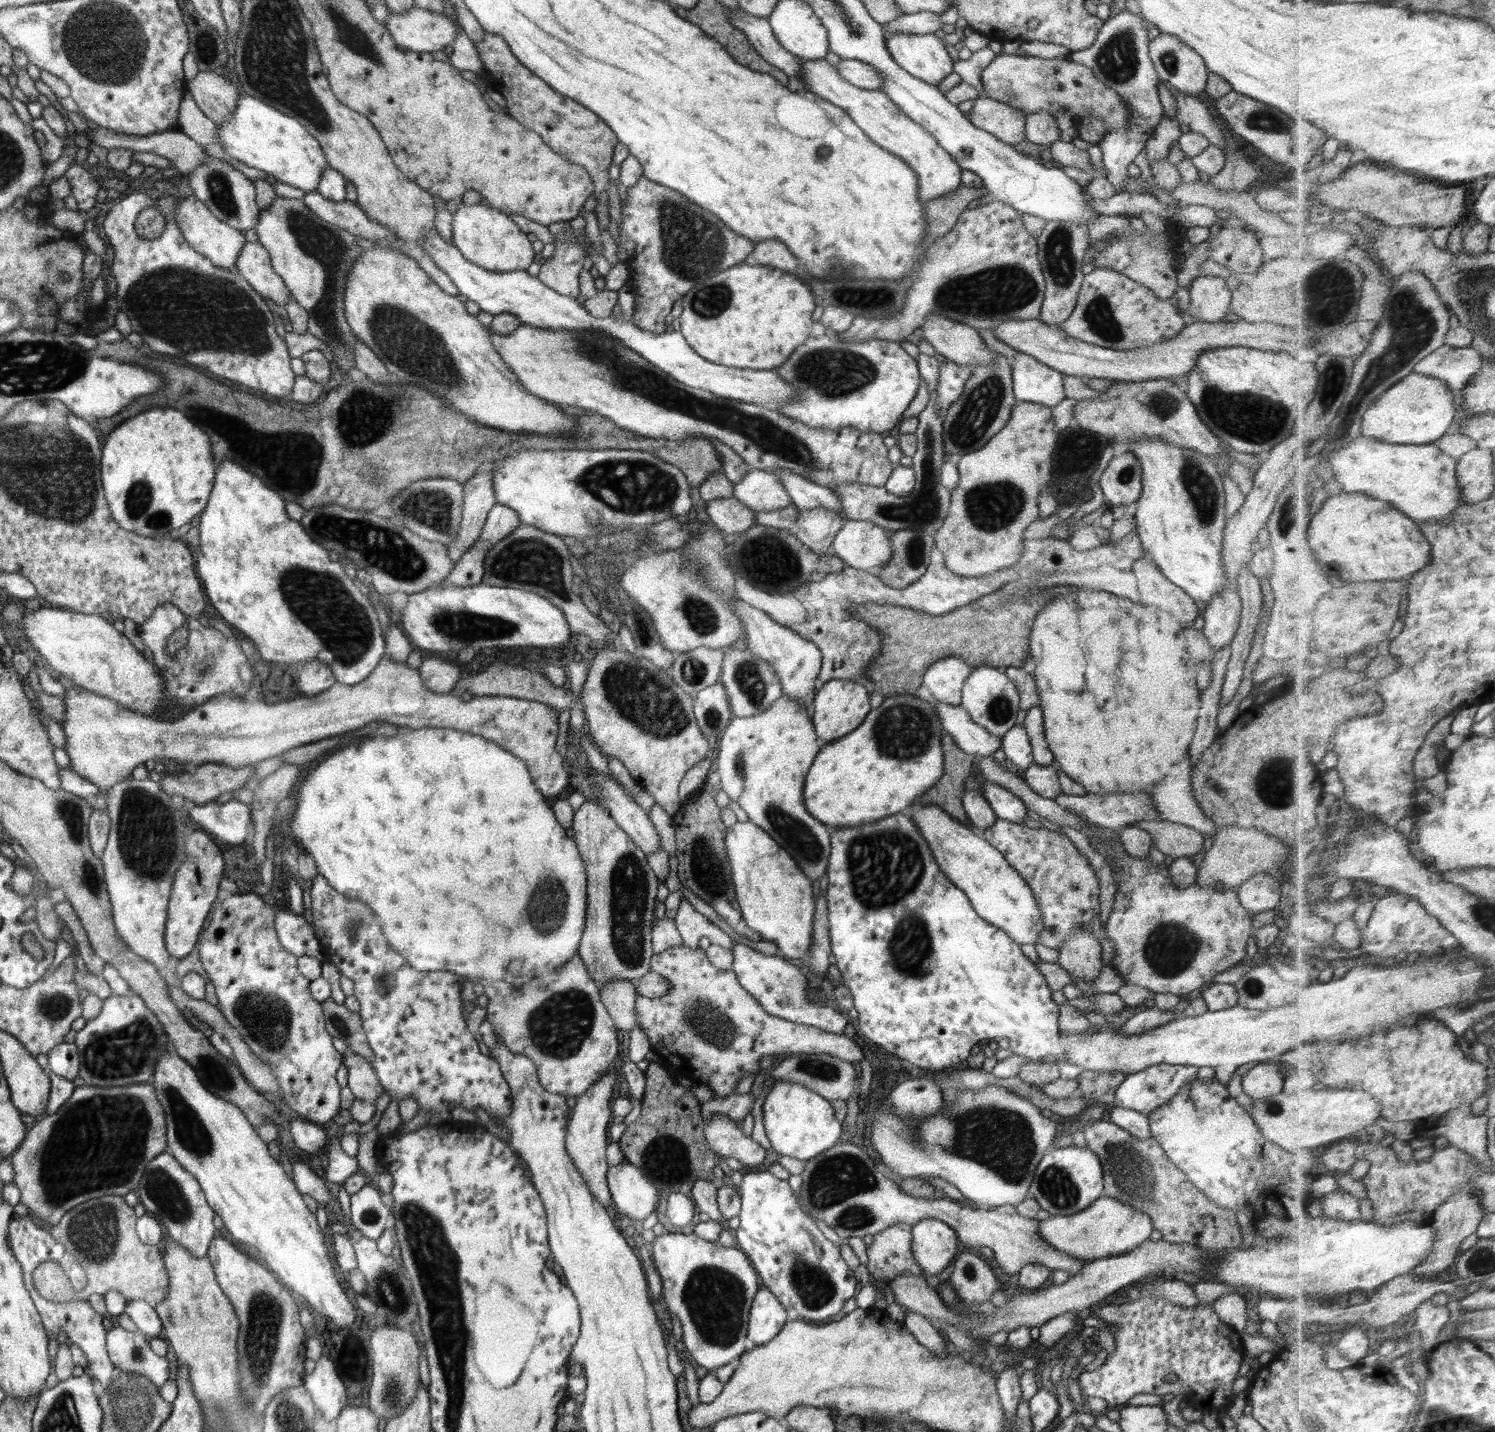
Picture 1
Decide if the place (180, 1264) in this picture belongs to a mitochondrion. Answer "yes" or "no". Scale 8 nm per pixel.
no

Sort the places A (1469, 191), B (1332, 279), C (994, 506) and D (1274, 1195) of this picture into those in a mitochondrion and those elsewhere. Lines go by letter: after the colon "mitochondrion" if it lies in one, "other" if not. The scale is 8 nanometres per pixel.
A: other
B: mitochondrion
C: mitochondrion
D: other

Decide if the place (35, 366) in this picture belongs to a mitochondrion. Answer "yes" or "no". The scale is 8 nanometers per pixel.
yes

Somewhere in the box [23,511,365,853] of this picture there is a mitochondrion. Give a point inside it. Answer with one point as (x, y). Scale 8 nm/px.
(71, 813)

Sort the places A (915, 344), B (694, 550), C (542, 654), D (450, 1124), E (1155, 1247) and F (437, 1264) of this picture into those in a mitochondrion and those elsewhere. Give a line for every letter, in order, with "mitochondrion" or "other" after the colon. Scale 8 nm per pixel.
A: other
B: other
C: other
D: other
E: other
F: mitochondrion

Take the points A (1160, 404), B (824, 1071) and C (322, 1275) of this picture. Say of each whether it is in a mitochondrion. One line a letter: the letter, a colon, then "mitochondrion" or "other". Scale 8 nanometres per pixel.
A: mitochondrion
B: mitochondrion
C: other

